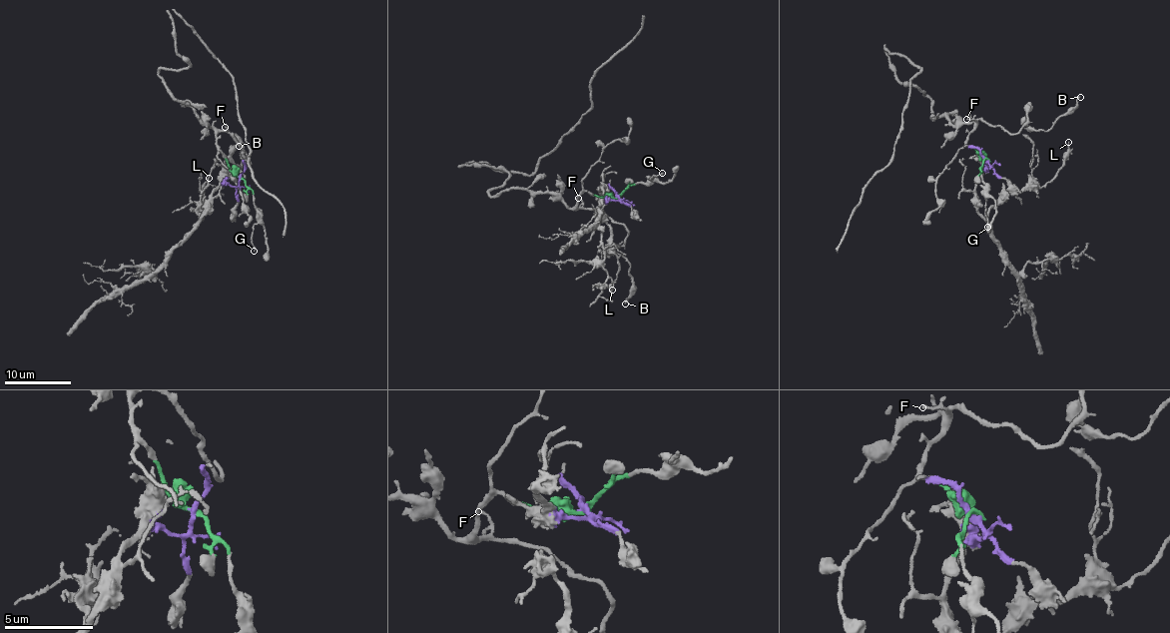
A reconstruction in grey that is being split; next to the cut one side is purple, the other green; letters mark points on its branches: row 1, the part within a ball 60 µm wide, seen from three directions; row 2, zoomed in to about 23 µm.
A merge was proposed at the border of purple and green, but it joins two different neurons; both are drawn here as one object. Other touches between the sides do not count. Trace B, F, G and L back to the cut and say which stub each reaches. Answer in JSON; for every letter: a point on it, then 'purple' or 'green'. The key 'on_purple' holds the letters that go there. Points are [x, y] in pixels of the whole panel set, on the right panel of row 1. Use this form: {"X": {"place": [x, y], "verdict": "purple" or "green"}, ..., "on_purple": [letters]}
{"B": {"place": [1080, 97], "verdict": "green"}, "F": {"place": [966, 119], "verdict": "green"}, "G": {"place": [987, 227], "verdict": "green"}, "L": {"place": [1068, 142], "verdict": "purple"}, "on_purple": ["L"]}

